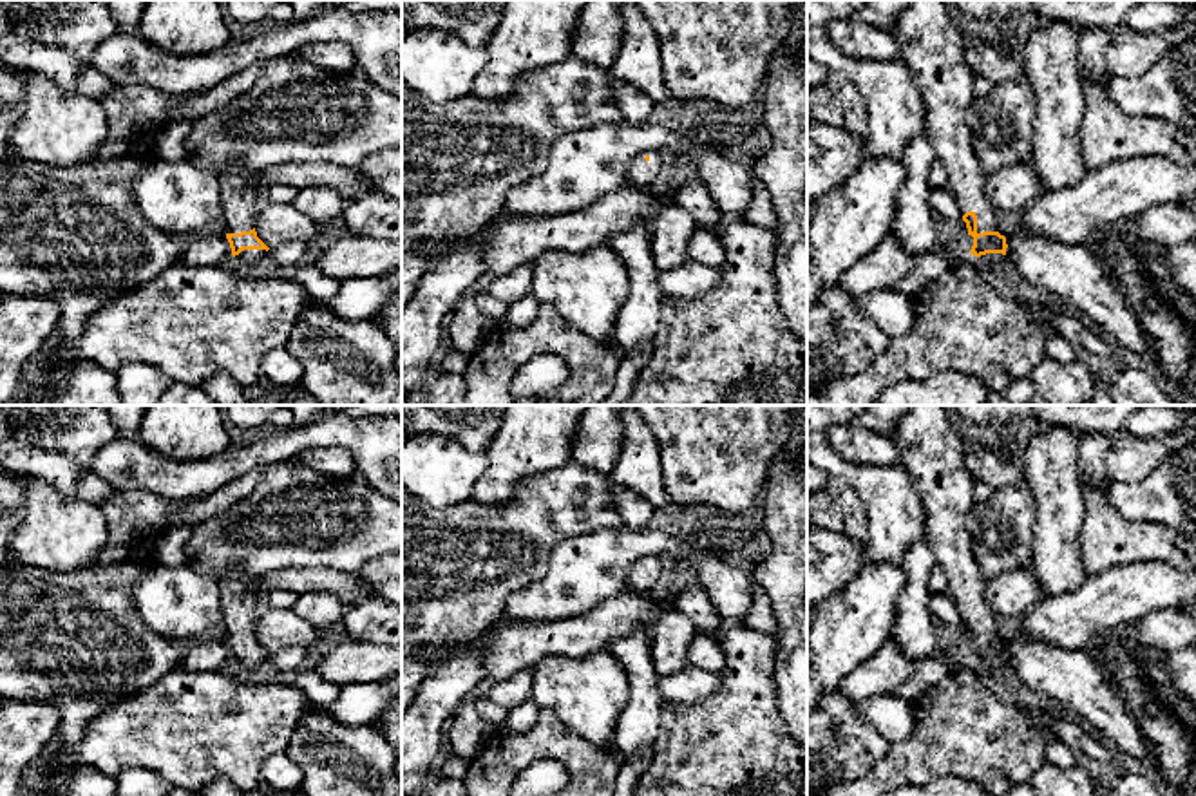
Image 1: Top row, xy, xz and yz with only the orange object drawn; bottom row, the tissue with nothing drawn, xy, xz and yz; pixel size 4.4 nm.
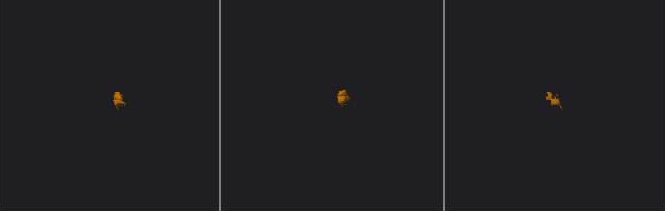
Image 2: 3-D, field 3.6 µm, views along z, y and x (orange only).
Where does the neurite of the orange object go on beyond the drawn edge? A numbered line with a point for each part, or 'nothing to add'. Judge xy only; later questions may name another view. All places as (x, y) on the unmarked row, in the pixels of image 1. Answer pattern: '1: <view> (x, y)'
1: xy (241, 606)
2: xy (246, 661)

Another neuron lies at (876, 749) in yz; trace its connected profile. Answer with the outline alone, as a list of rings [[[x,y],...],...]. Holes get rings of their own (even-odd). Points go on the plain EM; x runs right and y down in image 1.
[[[838,689],[823,695],[807,715],[807,754],[838,783],[863,778],[890,744],[867,724],[858,706]]]

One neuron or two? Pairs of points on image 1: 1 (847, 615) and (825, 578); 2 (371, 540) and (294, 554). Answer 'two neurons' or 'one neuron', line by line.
1: two neurons
2: one neuron

